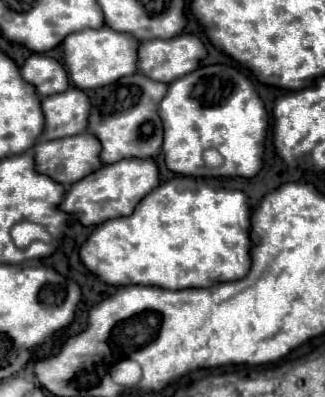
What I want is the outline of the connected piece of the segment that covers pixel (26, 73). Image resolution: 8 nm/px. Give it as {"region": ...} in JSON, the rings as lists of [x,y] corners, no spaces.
{"region":[[[39,53],[31,55],[25,61],[25,65],[21,67],[21,77],[29,85],[35,87],[39,97],[63,93],[69,87],[69,79],[67,79],[63,65],[57,63],[55,59],[39,55]]]}

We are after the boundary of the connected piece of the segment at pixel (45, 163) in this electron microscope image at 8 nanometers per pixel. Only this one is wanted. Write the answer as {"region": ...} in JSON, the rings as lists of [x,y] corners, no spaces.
{"region":[[[91,133],[39,141],[35,147],[37,173],[51,177],[61,185],[71,185],[101,167],[101,145]]]}

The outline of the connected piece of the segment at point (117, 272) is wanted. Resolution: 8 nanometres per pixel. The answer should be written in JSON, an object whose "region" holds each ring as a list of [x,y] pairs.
{"region":[[[179,175],[147,193],[129,217],[97,225],[79,249],[79,259],[107,285],[197,289],[245,277],[251,265],[249,249],[245,193],[213,189],[203,179]]]}

